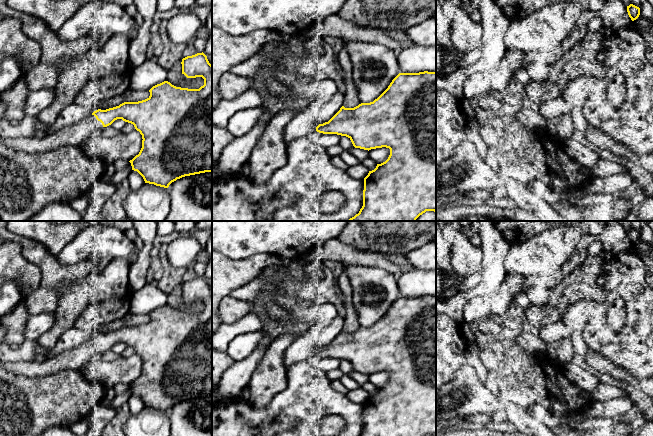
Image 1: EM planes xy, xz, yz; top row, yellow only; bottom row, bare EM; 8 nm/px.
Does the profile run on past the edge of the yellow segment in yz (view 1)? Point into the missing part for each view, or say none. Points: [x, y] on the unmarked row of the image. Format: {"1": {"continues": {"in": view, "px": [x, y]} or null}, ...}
{"1": {"continues": null}}

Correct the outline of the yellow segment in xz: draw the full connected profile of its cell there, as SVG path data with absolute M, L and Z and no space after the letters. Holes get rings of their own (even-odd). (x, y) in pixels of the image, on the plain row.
M436 296L399 297L373 326L340 334L316 355L348 361L355 372L390 373L388 383L364 402L363 430L359 436L436 436Z

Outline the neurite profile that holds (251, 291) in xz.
M260 273L256 278L234 290L230 296L236 300L256 303L261 298L263 291L269 290L272 293L277 284L283 285L279 279L275 277L263 278L262 273Z

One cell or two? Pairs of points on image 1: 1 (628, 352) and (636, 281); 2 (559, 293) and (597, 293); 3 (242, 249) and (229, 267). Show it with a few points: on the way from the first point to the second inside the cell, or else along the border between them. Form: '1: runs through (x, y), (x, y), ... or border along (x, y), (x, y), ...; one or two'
1: runs through (641, 334), (641, 305), (638, 299); one
2: runs through (568, 293), (588, 293); one
3: border along (258, 253), (239, 259), (230, 259), (222, 255); two

